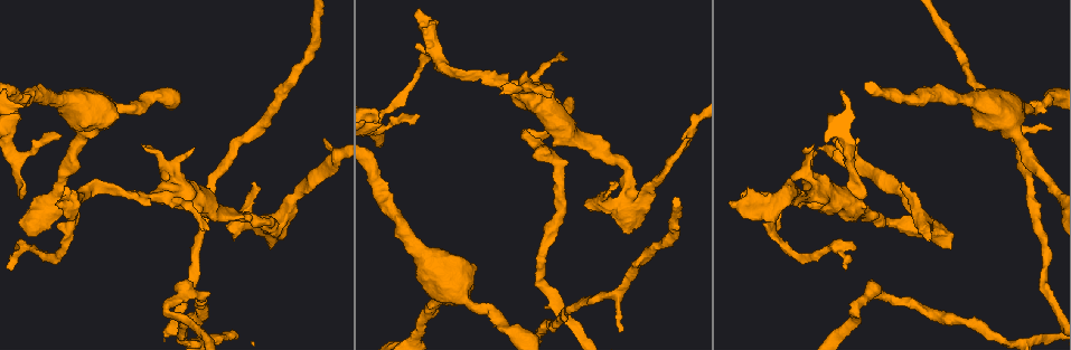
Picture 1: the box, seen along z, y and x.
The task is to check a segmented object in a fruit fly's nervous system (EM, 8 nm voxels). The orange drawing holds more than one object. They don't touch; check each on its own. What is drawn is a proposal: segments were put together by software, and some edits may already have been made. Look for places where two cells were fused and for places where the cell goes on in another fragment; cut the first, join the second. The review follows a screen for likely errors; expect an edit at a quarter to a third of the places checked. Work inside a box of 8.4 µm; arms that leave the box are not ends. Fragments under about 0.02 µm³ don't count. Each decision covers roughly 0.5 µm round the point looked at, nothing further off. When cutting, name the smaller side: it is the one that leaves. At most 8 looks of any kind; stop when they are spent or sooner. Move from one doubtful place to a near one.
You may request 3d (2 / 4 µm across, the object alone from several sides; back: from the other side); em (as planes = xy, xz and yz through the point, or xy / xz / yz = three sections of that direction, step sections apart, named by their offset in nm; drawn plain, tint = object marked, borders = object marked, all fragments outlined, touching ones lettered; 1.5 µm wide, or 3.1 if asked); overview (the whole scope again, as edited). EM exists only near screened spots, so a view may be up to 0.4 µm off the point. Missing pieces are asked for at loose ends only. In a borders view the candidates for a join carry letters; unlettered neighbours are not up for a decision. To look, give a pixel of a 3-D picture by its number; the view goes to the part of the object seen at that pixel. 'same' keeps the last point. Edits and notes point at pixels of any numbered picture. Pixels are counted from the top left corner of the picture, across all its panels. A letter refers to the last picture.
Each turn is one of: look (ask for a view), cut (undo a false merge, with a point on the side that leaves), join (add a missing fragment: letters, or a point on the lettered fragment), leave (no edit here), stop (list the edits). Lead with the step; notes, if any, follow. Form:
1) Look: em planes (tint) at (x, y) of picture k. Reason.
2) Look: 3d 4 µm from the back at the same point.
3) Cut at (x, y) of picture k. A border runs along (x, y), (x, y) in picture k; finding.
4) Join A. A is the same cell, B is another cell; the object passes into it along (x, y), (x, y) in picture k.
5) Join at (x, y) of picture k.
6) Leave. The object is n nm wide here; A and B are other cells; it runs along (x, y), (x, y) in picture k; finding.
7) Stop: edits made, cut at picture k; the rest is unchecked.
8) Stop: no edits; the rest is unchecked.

Look: 3d 4 µm at (269, 248) of picture 1. Stops while still wide.

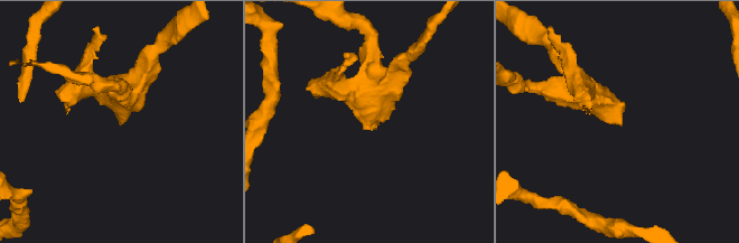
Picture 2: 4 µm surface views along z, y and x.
Look: em planes (tint) at (371, 129) of picture 2.

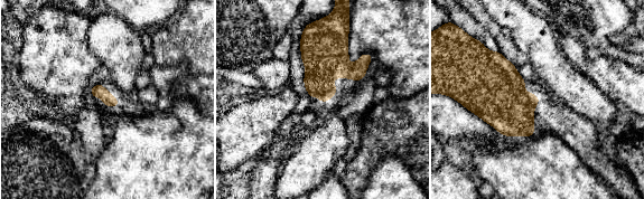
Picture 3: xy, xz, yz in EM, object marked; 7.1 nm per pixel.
Look: em planes (borders) at the same point. See the neighbours.

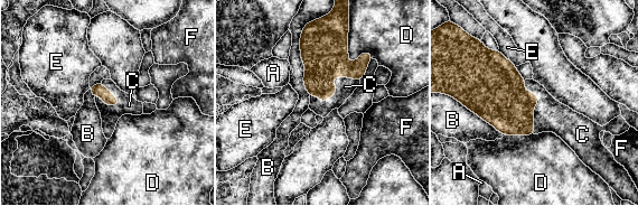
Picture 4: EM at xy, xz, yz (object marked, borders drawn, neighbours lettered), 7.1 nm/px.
Join C. C is the same cell, A, B, D, E and F are other cells; the object passes into it along (325, 54), (335, 85), (345, 86) in picture 4; it goes on there.

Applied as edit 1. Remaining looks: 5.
Look: 3d 2 µm at (865, 302) of picture 1.

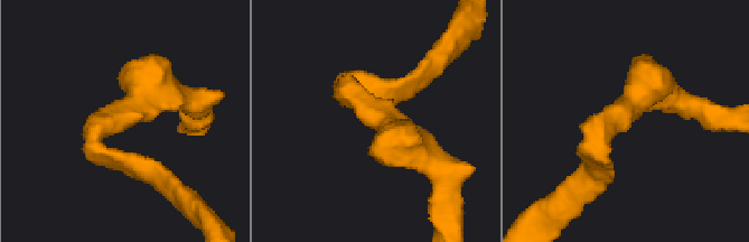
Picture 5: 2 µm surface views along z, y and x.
Look: em planes (plain) at (120, 115) of picture 5.

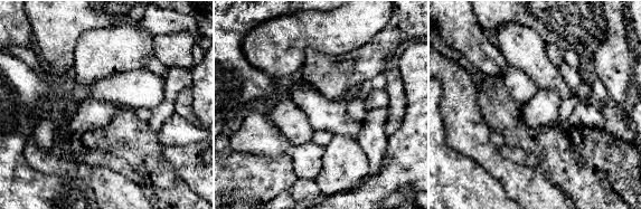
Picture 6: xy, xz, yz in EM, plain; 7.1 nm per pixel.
Look: em planes (borders) at the same point. See the neighbours.

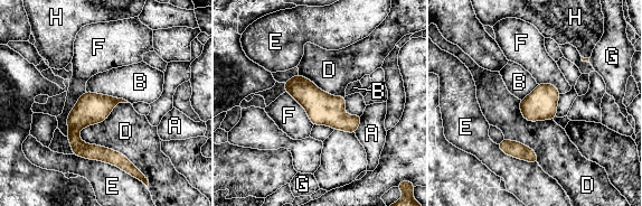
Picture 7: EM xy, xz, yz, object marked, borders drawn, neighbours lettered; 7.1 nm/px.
Leave. A, B, D, E, F, G and H are other cells; continuous, no second cell.

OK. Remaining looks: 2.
Look: em planes (borders) at (796, 199) of picture 1. Thick turns thin.

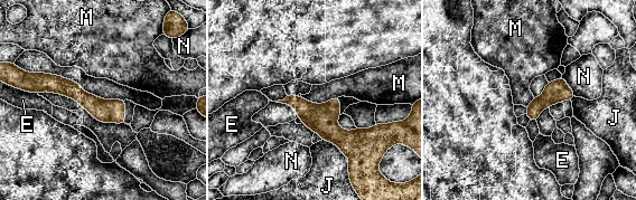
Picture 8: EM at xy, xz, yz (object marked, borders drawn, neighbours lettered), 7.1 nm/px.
Leave. E, J, M and N are other cells; continuous, no second cell.

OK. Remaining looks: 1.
Stop: edits made, join at picture 4; the rest is unchecked.

